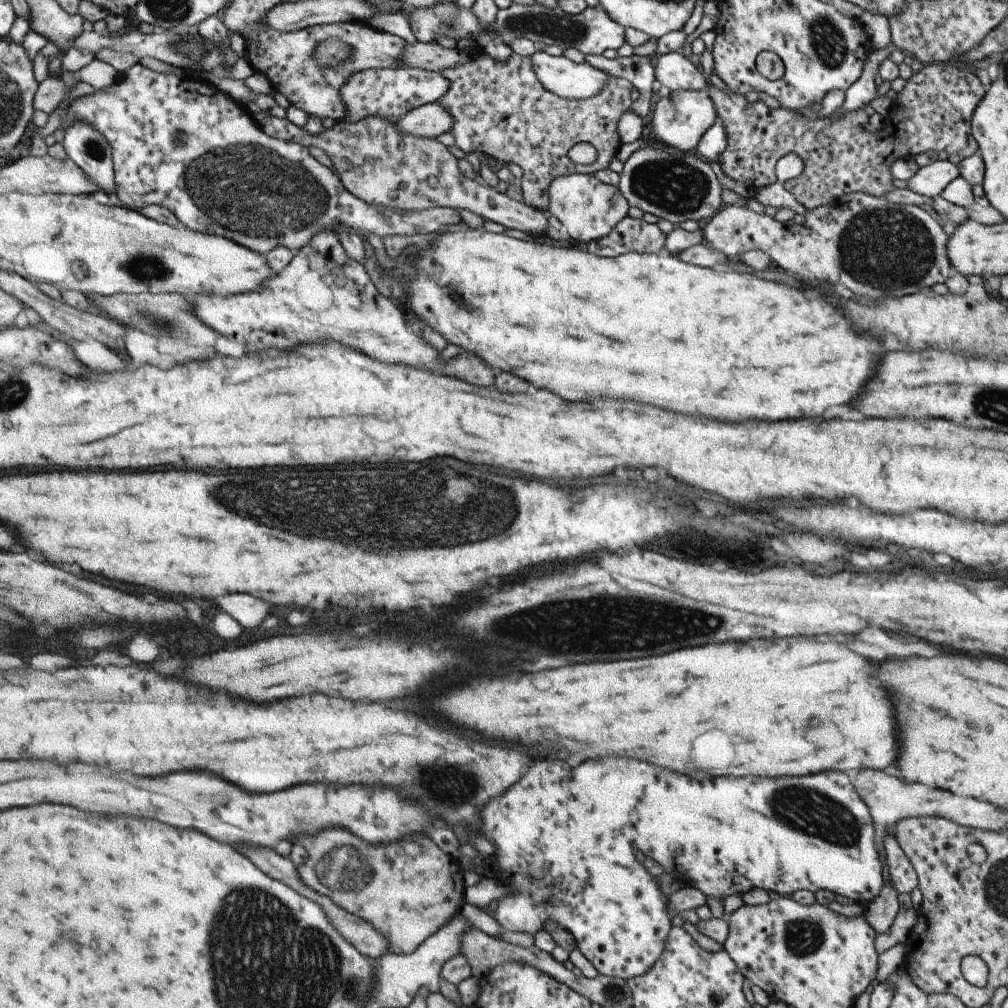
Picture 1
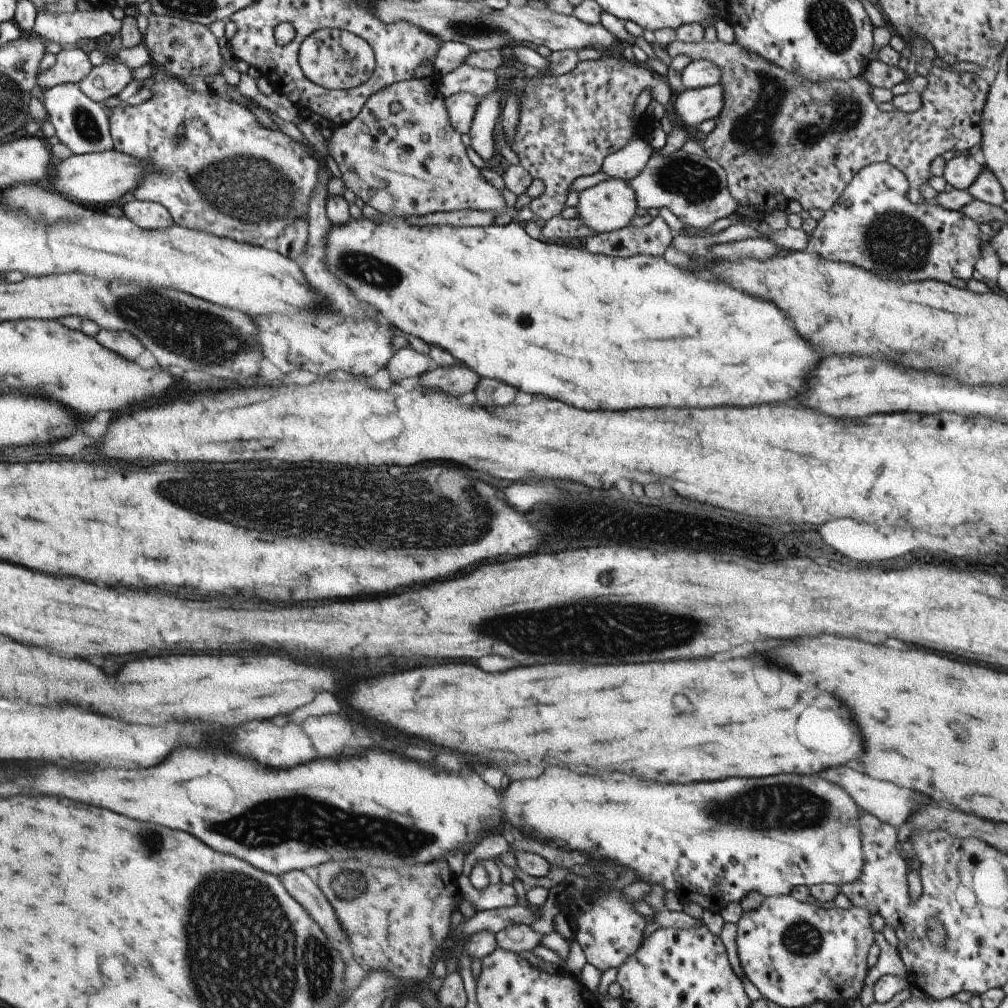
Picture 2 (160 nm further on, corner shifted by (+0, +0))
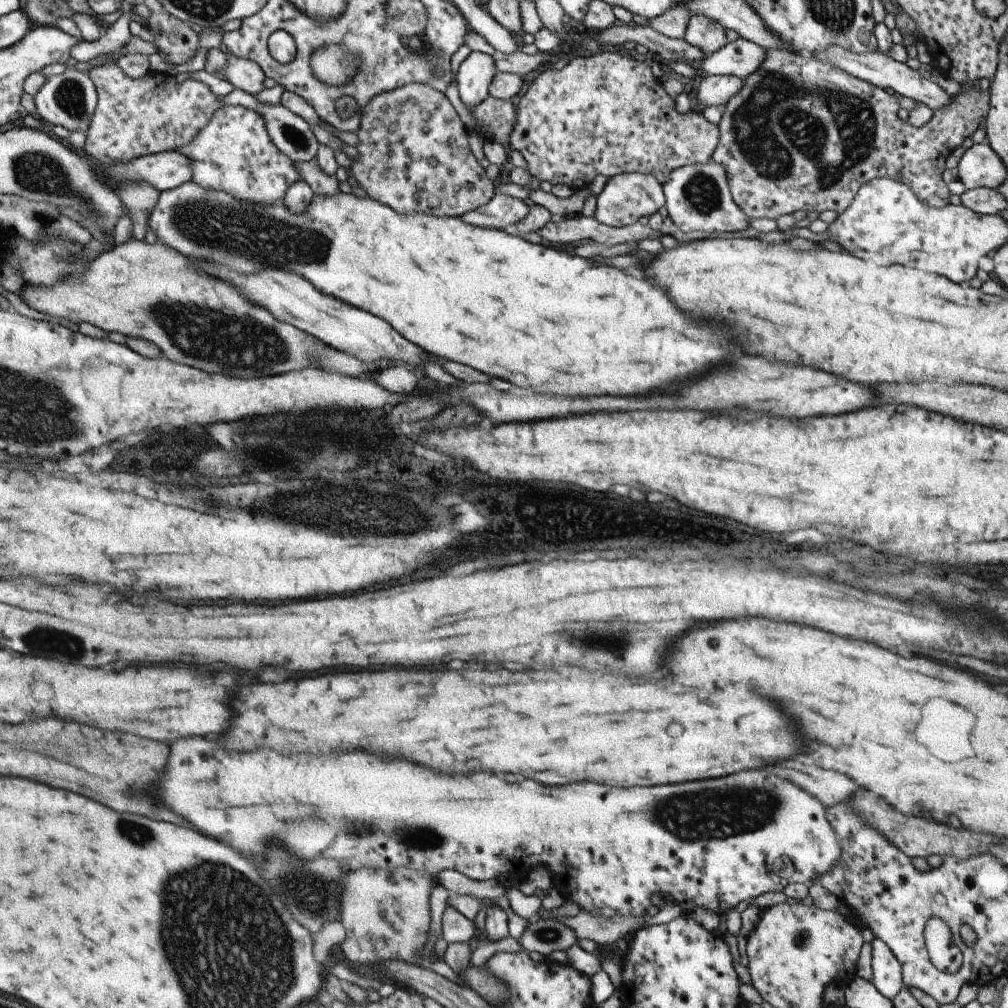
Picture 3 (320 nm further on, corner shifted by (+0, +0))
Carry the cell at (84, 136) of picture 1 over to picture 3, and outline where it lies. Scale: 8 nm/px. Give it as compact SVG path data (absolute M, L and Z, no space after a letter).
M66 66L64 72L59 75L45 77L41 88L33 96L35 105L35 118L49 122L55 126L63 126L70 132L79 129L86 134L90 116L96 105L96 90L88 73L76 70L73 66Z

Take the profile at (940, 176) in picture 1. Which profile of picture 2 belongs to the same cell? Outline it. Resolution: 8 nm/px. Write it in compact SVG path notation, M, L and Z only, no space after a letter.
M969 154L954 156L946 162L942 177L954 189L968 189L984 168L984 164L977 163Z

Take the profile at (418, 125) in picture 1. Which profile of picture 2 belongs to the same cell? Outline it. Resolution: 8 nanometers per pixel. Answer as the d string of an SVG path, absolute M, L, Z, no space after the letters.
M461 91L444 98L444 105L451 123L461 134L468 134L479 98Z

